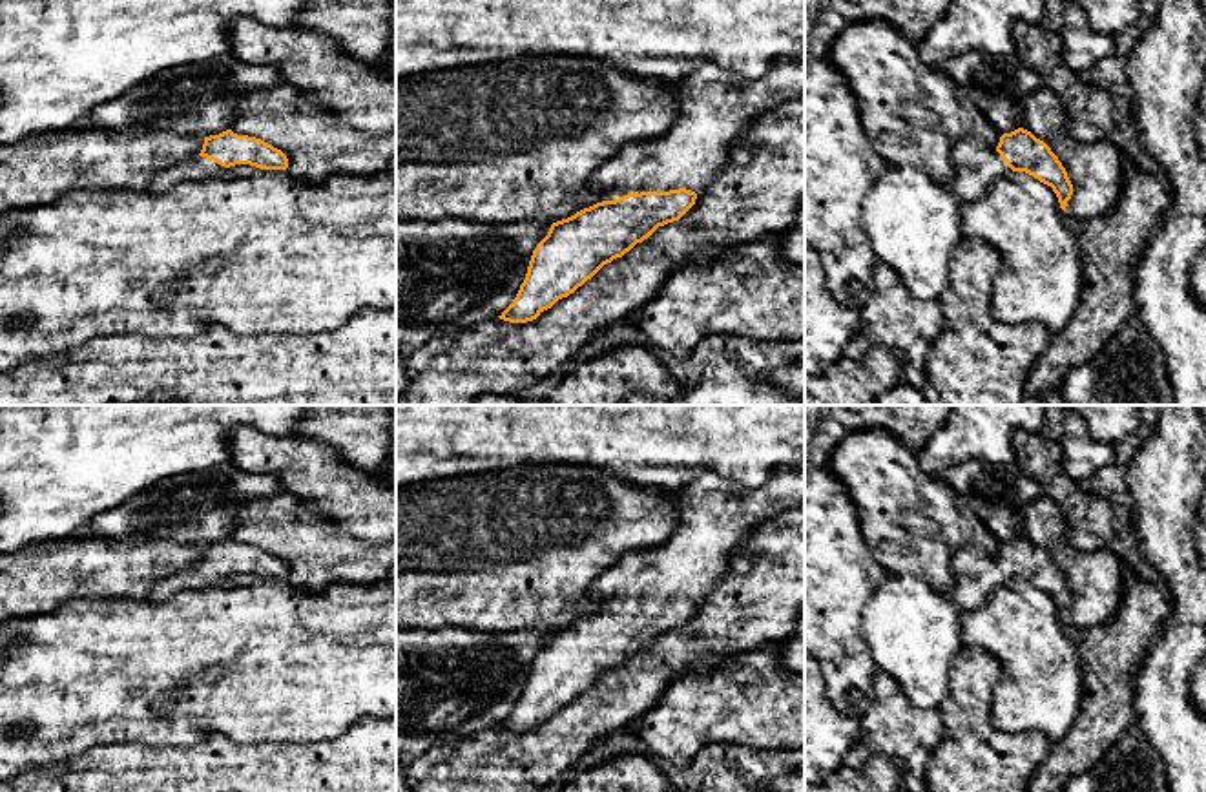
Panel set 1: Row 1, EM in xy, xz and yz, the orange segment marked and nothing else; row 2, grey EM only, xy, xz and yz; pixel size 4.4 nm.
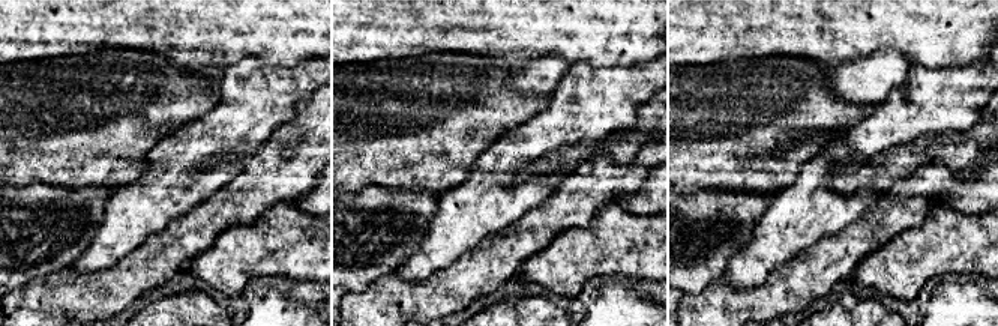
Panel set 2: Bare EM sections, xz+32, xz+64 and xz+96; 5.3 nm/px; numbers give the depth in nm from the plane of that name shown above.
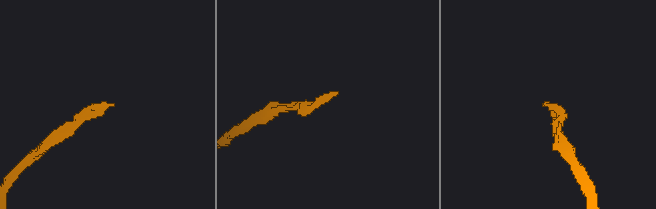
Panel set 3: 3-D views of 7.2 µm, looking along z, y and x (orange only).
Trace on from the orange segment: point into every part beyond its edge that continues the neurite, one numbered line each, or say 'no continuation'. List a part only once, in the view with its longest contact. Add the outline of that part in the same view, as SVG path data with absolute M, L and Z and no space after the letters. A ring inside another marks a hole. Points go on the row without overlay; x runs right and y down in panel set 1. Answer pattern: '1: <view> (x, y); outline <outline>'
1: xz (716, 517); outline M805 465L777 469L755 489L710 473L675 496L673 535L657 547L620 557L606 569L589 589L597 611L635 600L702 600L761 524L805 505Z

